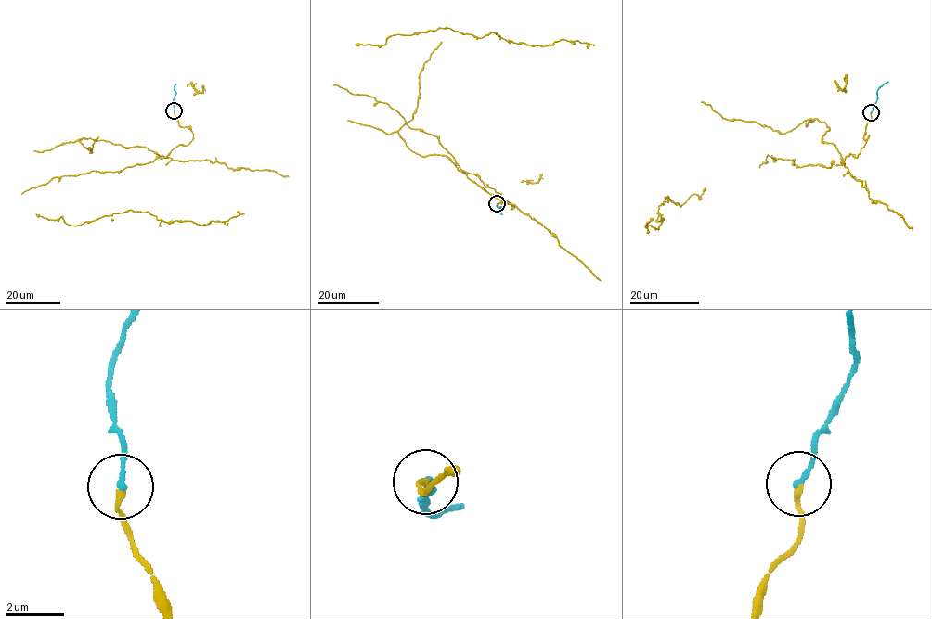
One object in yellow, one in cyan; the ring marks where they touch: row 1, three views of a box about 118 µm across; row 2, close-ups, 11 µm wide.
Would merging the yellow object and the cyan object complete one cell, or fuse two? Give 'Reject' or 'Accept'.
Accept

